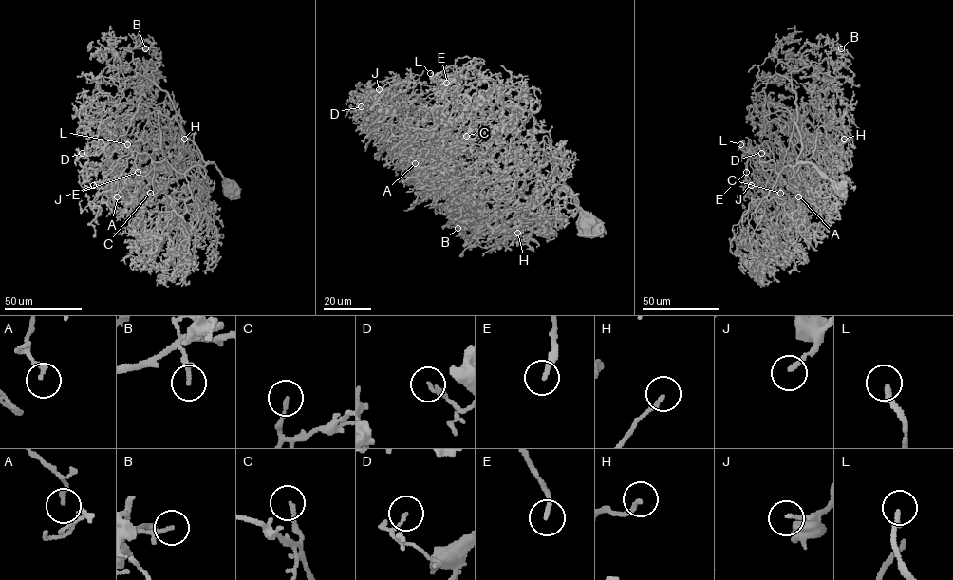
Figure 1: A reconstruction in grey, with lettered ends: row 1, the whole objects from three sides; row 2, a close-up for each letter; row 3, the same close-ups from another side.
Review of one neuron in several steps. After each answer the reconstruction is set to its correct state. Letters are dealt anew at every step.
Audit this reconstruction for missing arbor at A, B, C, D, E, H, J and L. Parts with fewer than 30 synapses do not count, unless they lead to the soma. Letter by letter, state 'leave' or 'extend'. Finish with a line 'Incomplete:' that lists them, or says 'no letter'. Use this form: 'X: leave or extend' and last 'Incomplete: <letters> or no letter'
A: leave
B: extend
C: leave
D: leave
E: extend
H: extend
J: extend
L: leave
Incomplete: B, E, H, J

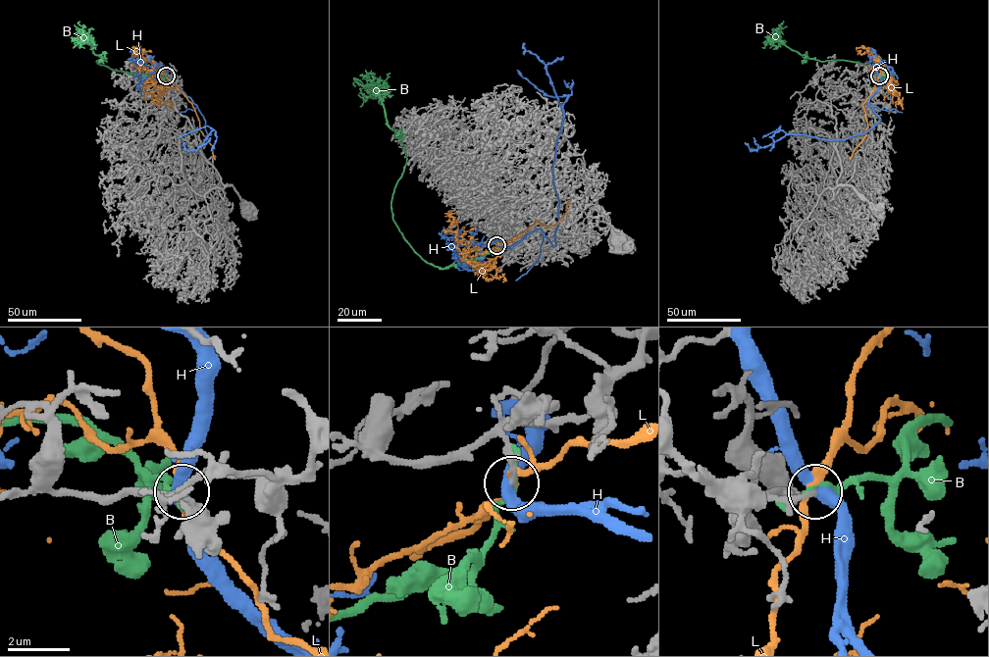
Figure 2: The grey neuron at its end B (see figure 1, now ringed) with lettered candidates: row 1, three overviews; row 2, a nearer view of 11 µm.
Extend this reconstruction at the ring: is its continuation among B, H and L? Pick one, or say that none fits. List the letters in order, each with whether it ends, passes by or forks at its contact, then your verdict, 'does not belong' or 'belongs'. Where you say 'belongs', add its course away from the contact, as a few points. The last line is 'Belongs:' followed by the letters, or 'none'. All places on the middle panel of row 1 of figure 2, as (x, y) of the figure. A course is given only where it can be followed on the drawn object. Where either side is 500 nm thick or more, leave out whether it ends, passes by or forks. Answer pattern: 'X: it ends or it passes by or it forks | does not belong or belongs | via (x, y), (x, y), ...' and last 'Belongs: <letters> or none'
B: it ends | does not belong
H: it passes by | does not belong
L: it passes by | does not belong
Belongs: none

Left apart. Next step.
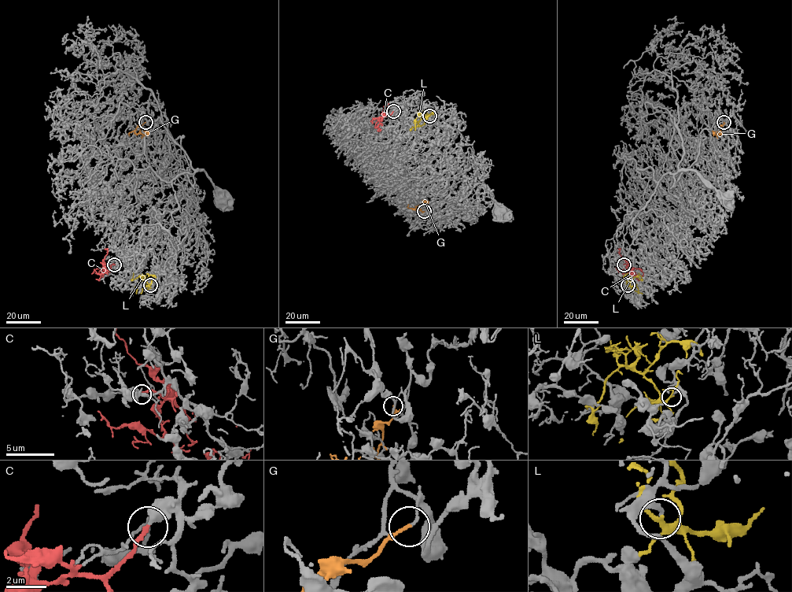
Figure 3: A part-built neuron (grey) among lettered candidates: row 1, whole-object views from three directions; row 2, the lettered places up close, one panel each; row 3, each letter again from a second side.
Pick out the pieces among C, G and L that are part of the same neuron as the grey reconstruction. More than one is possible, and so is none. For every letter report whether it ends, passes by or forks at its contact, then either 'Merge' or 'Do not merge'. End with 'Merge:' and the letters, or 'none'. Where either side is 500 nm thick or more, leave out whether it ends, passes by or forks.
C: It ends there. Merge
G: It ends there. Do not merge
L: It forks there. Do not merge
Merge: C

